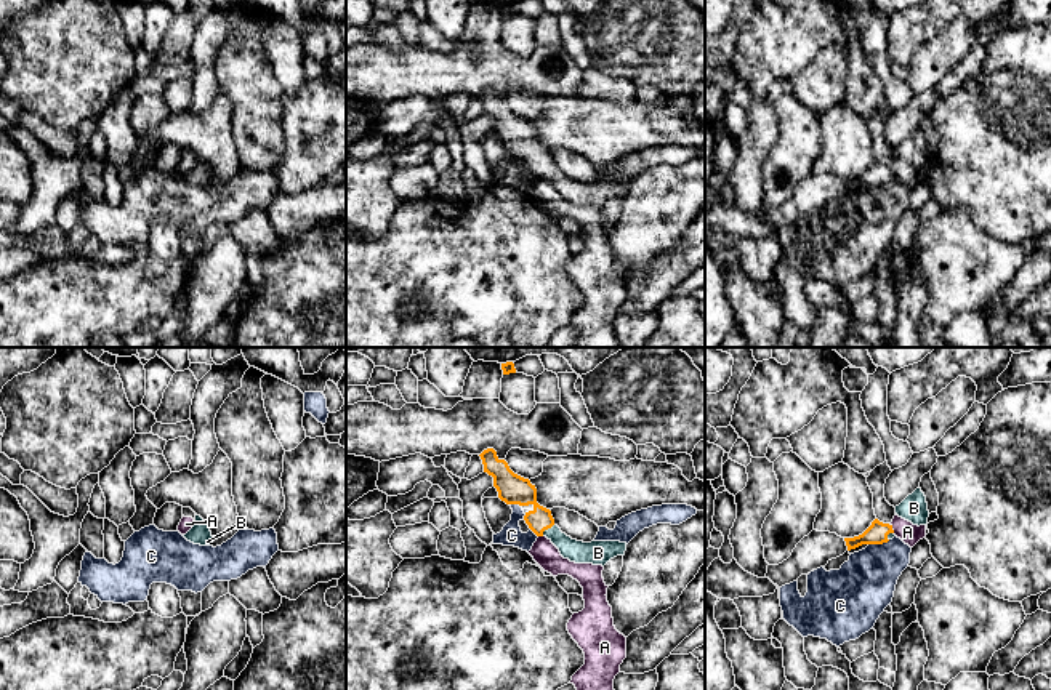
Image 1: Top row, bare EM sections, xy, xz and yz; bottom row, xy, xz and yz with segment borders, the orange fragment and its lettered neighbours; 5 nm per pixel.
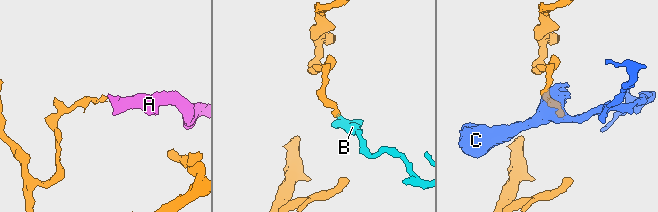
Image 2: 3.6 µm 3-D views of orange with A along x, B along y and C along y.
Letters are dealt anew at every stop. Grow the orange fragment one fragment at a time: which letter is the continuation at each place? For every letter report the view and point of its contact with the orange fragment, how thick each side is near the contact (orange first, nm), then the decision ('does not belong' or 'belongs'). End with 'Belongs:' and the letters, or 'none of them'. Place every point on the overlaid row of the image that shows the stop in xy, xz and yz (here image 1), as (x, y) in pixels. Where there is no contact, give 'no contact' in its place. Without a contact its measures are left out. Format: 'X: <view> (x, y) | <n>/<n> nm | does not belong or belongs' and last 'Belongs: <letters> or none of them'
A: yz (891, 529) | 110/100 nm | does not belong
B: xz (547, 529) | 140/110 nm | belongs
C: yz (878, 543) | 110/300 nm | does not belong
Belongs: B

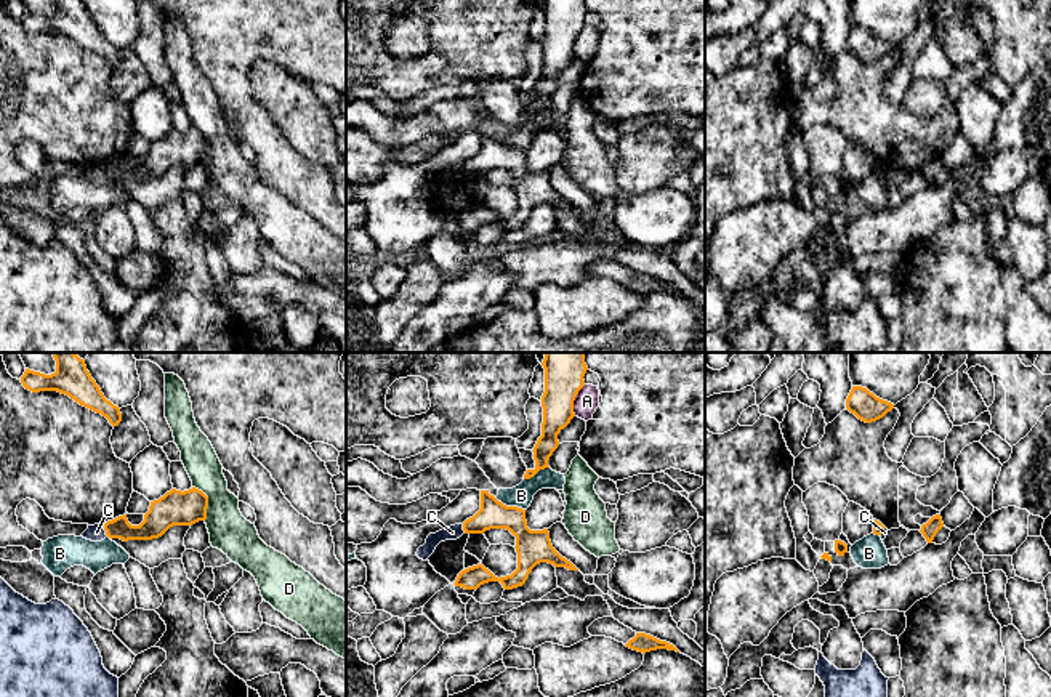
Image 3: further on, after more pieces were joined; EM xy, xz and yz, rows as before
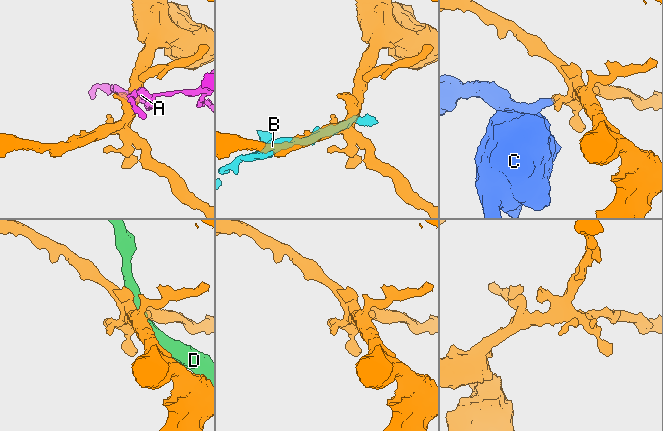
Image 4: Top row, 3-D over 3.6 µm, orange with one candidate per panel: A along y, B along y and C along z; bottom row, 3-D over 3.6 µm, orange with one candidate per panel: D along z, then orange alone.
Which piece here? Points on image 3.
A: xz (574, 399) | 220/120 nm | does not belong
B: xz (510, 507) | 170/120 nm | does not belong
C: xy (104, 529) | 120/90 nm | does not belong
D: xy (207, 502) | 180/200 nm | does not belong
Belongs: none of them

